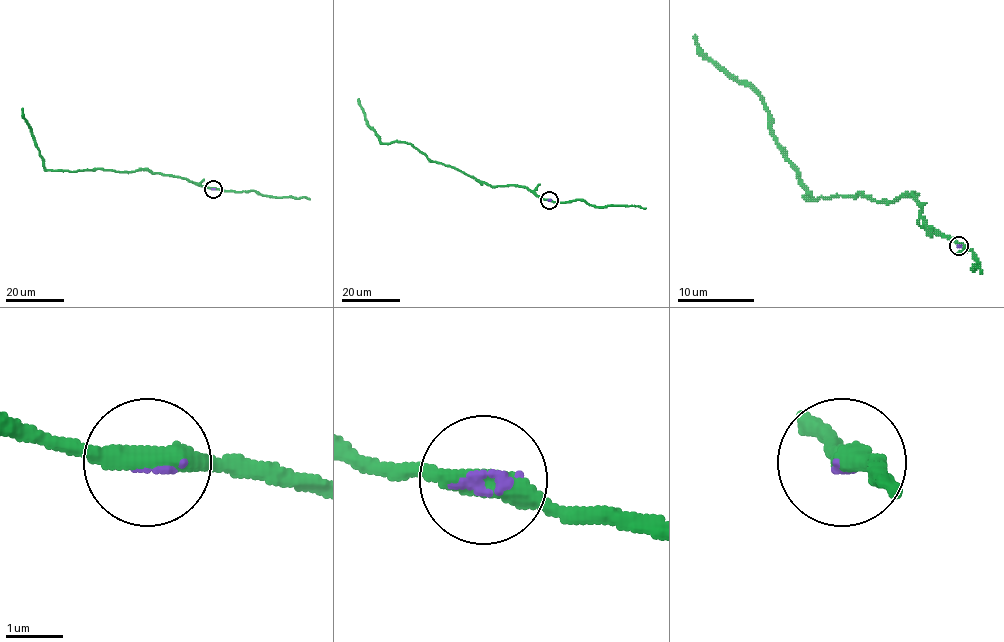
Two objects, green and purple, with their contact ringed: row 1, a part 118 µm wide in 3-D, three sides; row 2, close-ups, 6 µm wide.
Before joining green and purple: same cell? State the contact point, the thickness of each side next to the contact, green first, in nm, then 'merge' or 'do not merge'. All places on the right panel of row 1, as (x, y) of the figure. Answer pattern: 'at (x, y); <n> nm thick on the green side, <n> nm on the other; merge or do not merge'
at (959, 245); 360 nm thick on the green side, 130 nm on the other; merge

